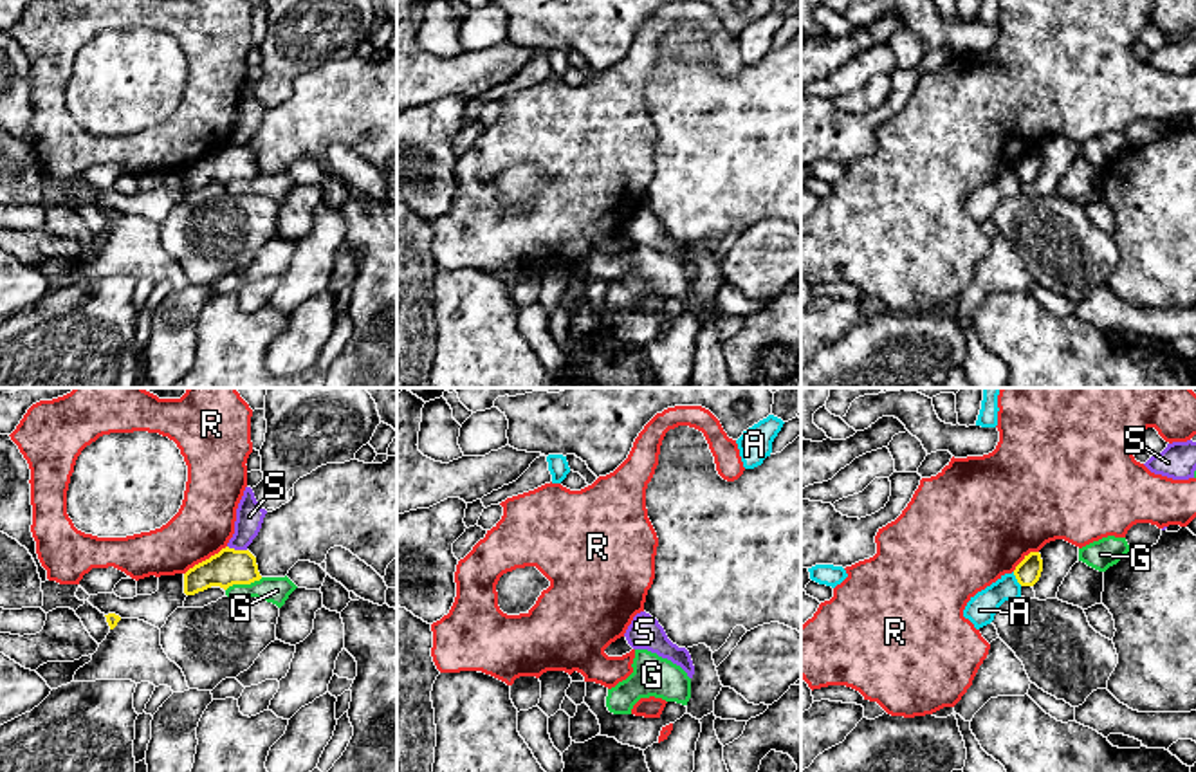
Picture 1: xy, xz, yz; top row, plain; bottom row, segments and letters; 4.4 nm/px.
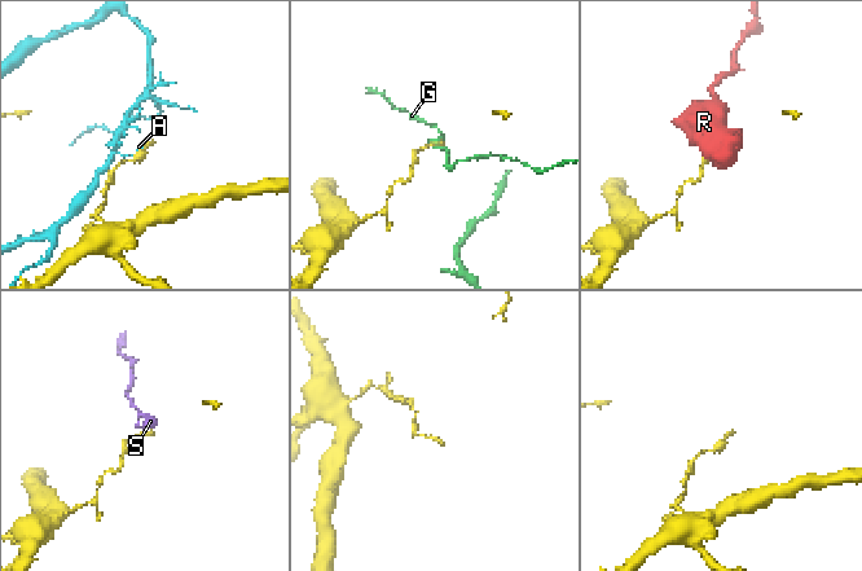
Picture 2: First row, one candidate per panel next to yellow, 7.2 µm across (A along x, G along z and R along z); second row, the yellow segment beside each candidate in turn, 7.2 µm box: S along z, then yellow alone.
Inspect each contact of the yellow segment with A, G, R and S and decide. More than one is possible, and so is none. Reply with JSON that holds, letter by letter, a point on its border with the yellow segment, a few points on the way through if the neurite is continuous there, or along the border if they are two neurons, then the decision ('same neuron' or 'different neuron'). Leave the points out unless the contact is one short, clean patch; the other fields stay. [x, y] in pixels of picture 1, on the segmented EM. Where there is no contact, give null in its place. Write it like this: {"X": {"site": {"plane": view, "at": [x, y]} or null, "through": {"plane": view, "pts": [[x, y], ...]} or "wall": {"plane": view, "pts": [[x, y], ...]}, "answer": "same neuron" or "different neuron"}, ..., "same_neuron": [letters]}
{"A": {"site": {"plane": "yz", "at": [1016, 578]}, "wall": {"plane": "yz", "pts": [[1012, 572], [1021, 585]]}, "answer": "different neuron"}, "G": {"site": {"plane": "xy", "at": [244, 583]}, "wall": {"plane": "xy", "pts": [[262, 578], [251, 583], [233, 583], [226, 590]]}, "answer": "different neuron"}, "R": {"site": {"plane": "xy", "at": [206, 560]}, "answer": "different neuron"}, "S": {"site": {"plane": "xy", "at": [237, 551]}, "wall": {"plane": "xy", "pts": [[228, 545], [246, 551]]}, "answer": "different neuron"}, "same_neuron": []}

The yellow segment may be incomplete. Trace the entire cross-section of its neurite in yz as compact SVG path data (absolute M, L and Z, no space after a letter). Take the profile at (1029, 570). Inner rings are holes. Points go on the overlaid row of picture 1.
M1030 552L1025 559L1016 566L1014 575L1021 586L1034 586L1043 572L1043 559L1039 552Z

